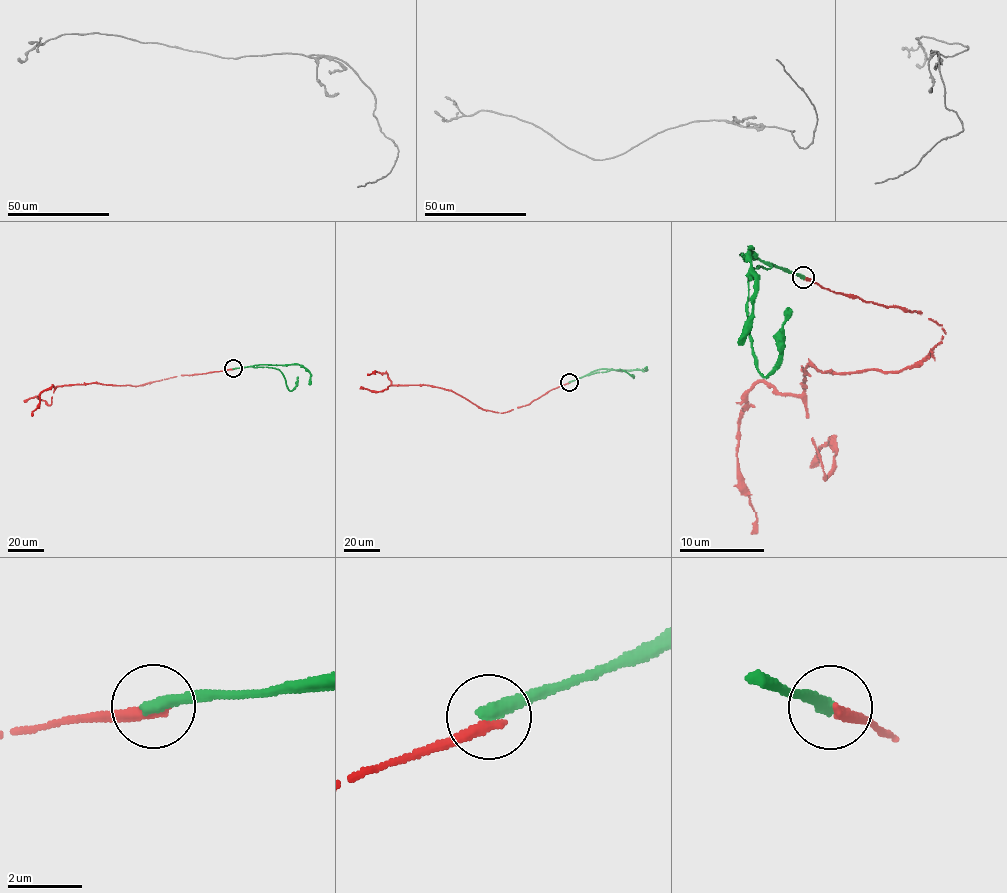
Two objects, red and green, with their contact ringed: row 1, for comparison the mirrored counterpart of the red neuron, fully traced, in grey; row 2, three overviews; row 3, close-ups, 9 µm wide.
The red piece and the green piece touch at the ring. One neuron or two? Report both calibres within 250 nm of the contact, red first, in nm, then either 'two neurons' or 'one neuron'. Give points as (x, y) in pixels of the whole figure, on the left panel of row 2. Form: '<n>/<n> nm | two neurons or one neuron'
320/400 nm | two neurons

